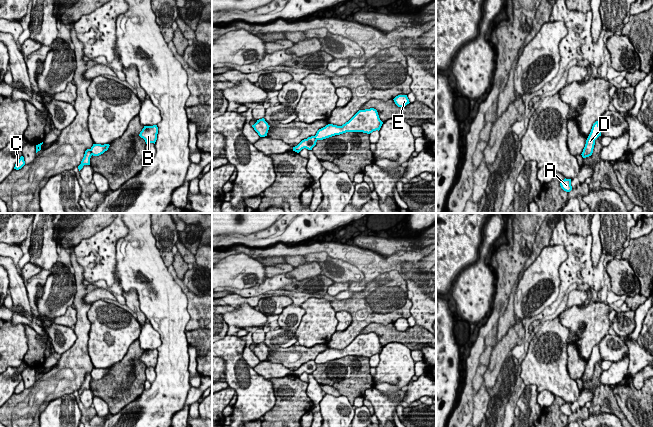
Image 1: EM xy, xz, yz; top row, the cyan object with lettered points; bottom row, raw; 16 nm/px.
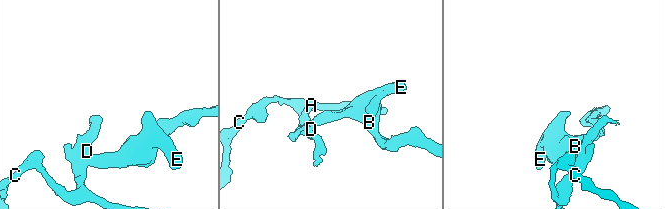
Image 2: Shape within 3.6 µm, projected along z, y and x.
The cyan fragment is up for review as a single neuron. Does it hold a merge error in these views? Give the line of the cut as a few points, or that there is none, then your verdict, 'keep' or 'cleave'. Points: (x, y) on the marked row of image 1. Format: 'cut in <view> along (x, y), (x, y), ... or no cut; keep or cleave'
cut in xy along (89, 149), (92, 154); cleave

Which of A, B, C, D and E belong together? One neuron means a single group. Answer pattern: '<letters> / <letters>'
A C D / B E

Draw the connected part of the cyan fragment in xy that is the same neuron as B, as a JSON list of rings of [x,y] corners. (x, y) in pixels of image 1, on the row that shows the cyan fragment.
[[[153,125],[153,126],[144,126],[139,136],[145,140],[146,144],[149,143],[155,144],[157,140],[157,134],[158,134],[158,127],[157,125]]]

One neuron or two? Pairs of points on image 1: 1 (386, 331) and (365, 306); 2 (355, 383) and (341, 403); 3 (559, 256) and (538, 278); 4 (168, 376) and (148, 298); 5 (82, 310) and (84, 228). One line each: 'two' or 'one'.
1: two
2: two
3: one
4: one
5: two

